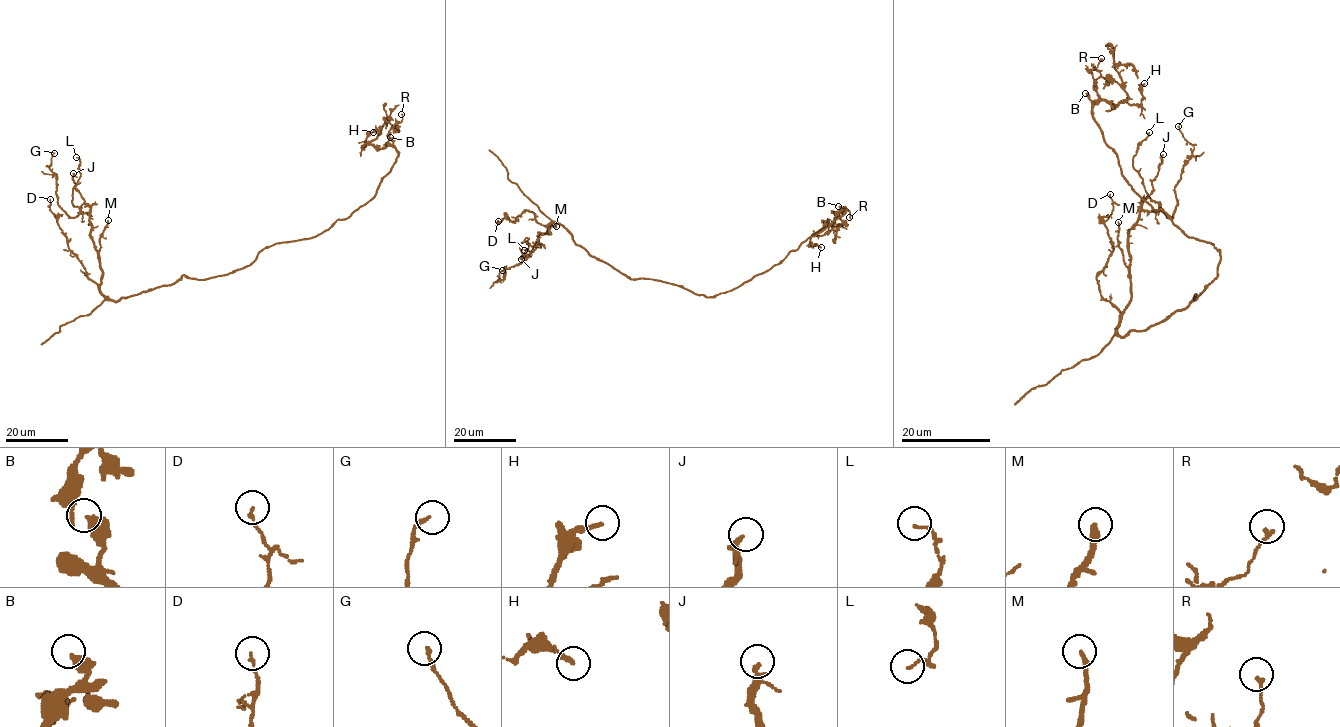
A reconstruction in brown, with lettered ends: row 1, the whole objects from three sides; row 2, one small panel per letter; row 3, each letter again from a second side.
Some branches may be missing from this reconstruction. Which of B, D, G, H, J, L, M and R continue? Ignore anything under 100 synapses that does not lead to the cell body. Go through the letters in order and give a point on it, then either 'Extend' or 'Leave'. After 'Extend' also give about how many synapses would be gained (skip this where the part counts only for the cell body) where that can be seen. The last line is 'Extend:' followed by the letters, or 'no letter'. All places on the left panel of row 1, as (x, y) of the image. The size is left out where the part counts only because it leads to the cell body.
B: Place: (390, 137). Leave
D: Place: (50, 199). Leave
G: Place: (54, 153). Leave
H: Place: (373, 132). Leave
J: Place: (73, 173). Leave
L: Place: (76, 157). Leave
M: Place: (108, 220). Leave
R: Place: (401, 114). Leave
Extend: no letter

